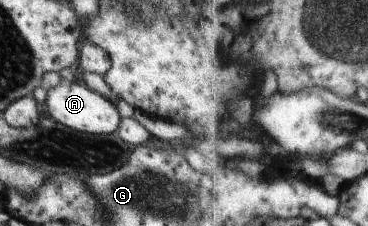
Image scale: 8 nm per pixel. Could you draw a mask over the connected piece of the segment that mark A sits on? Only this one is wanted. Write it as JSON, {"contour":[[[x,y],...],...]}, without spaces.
{"contour":[[[78,79],[72,83],[61,83],[48,89],[47,98],[43,106],[43,115],[52,117],[61,125],[66,125],[76,132],[90,133],[94,135],[116,132],[122,117],[115,102],[110,101],[100,93],[91,90],[85,82]]]}

